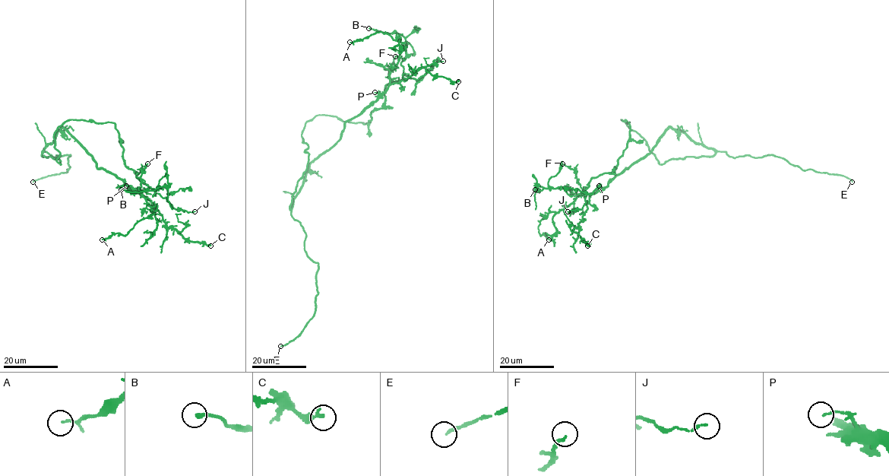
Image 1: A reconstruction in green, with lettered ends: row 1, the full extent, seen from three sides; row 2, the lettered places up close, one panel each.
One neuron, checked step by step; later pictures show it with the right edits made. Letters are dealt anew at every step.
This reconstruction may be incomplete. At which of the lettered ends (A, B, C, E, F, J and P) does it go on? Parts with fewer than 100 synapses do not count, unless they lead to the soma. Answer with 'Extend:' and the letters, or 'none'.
Extend: E

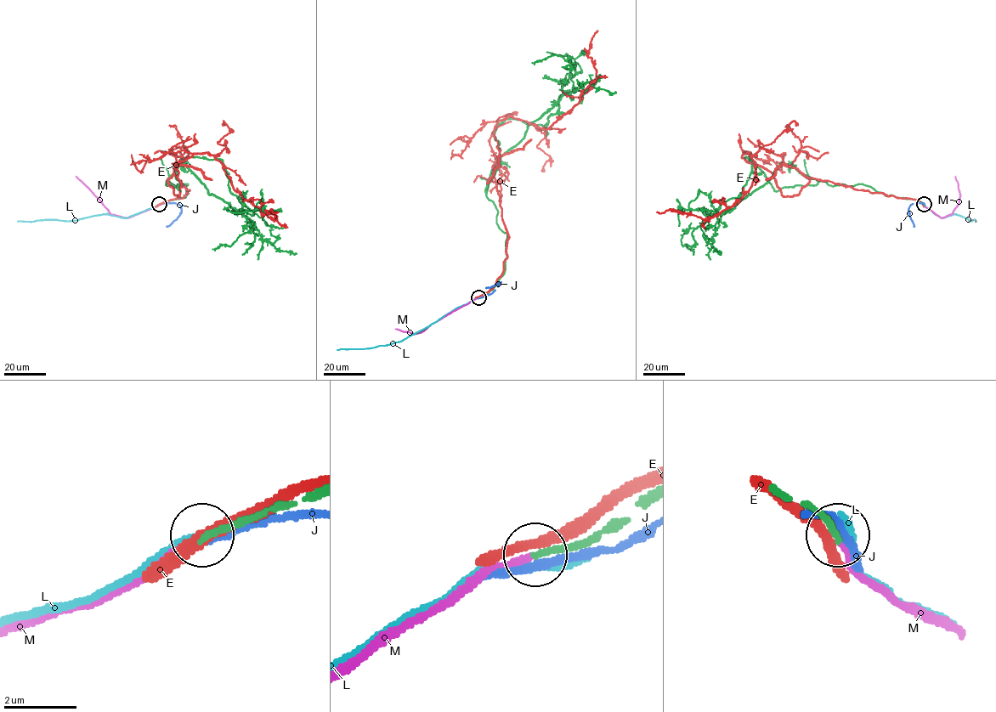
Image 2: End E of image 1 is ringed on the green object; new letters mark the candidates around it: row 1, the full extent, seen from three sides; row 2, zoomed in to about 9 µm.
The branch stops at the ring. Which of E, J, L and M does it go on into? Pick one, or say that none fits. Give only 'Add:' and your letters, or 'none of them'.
Add: M

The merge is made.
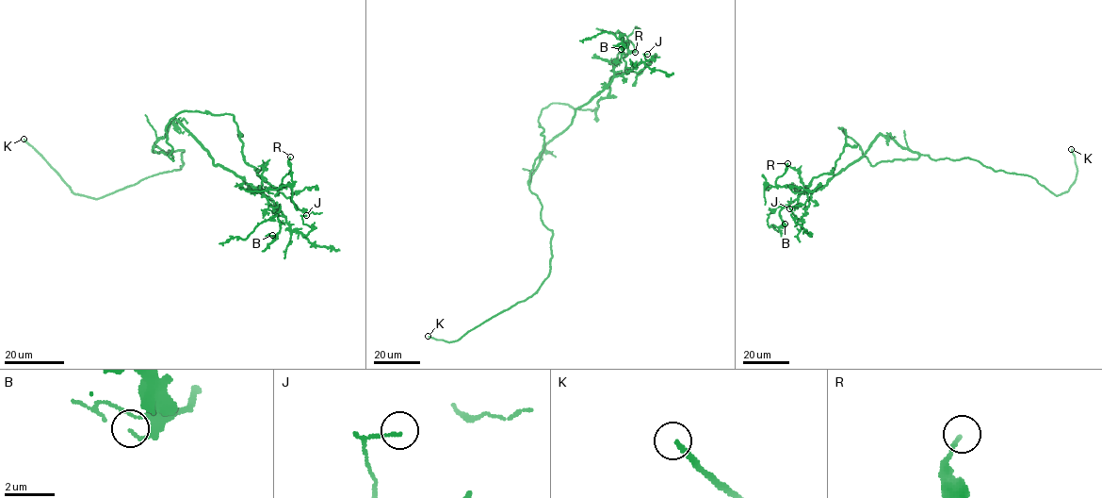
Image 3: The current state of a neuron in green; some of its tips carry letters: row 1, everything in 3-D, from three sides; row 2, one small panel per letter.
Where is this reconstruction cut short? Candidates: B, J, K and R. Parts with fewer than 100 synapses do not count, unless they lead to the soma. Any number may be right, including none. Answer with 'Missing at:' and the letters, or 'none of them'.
Missing at: K

